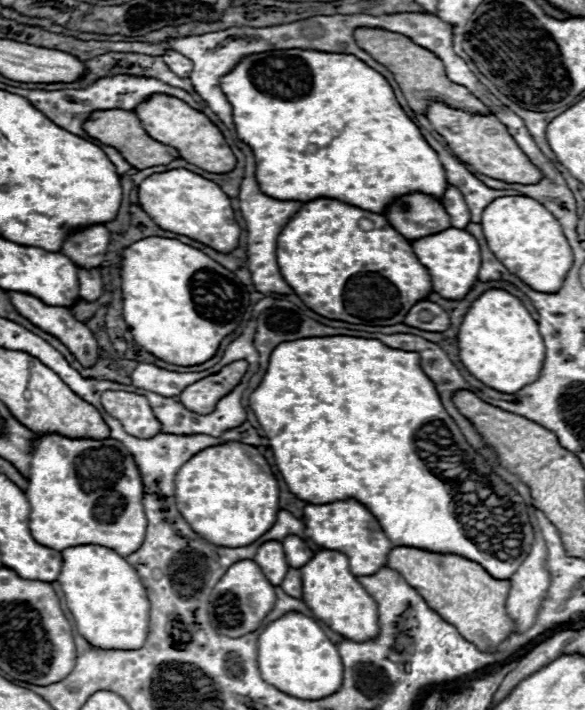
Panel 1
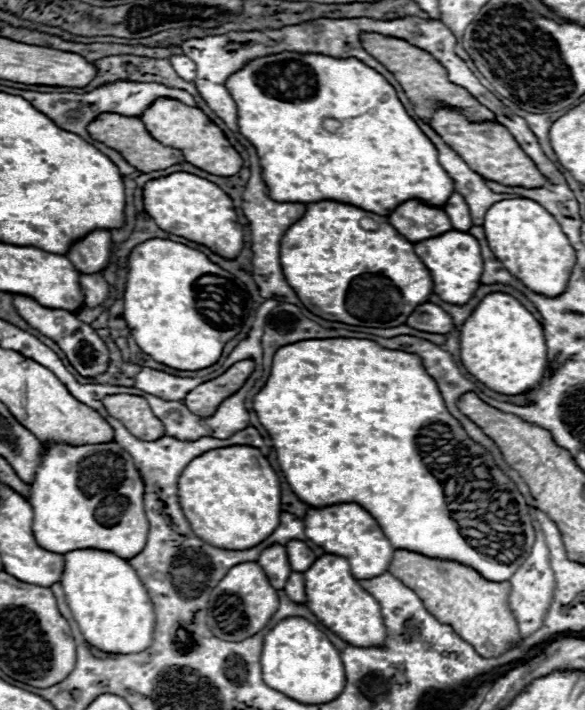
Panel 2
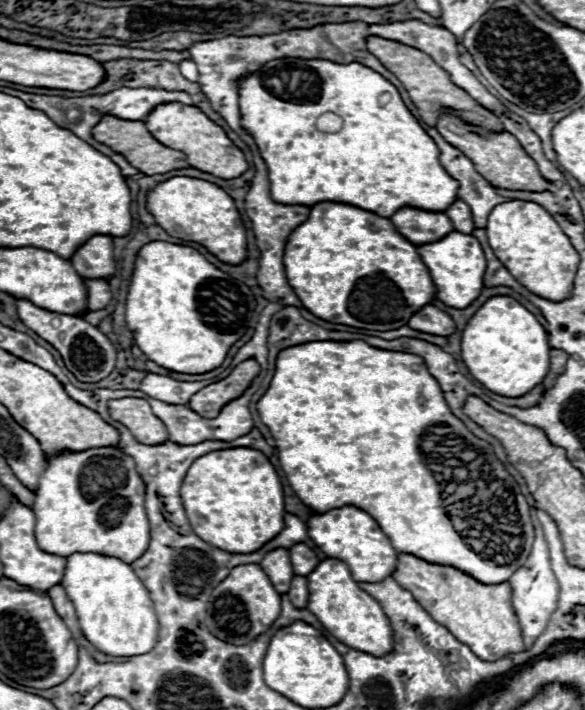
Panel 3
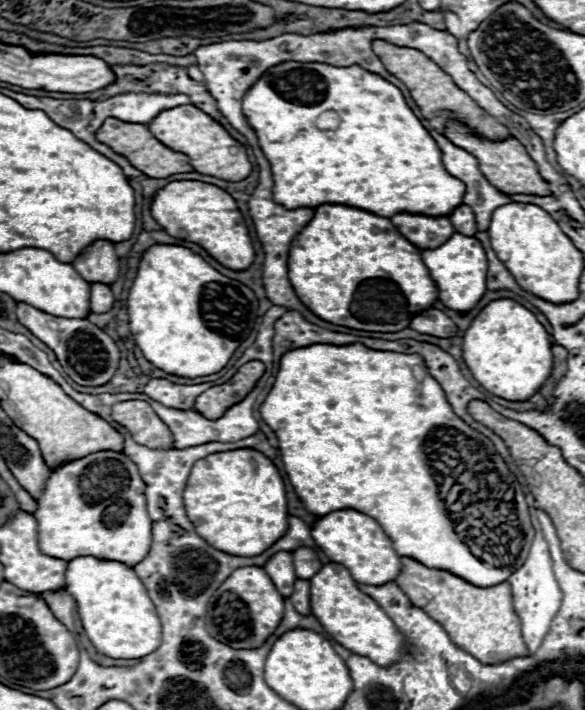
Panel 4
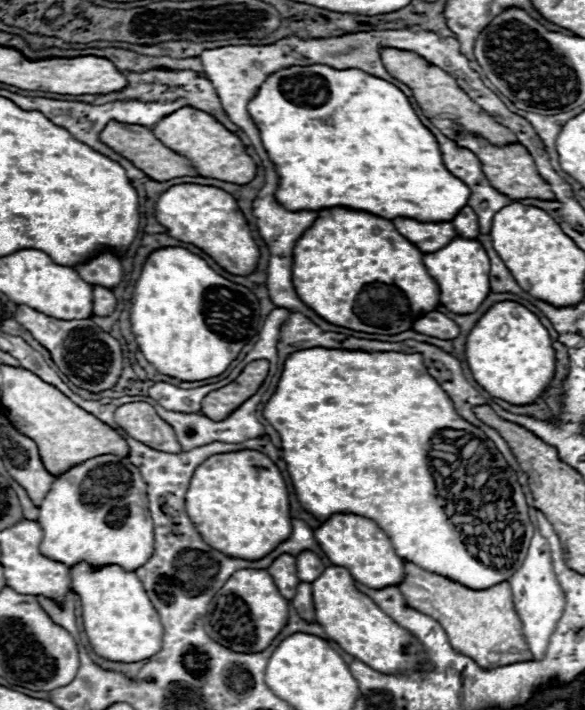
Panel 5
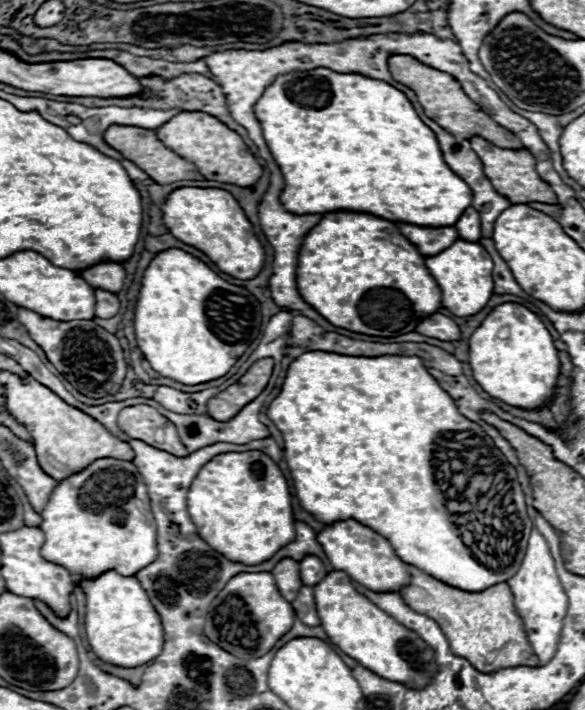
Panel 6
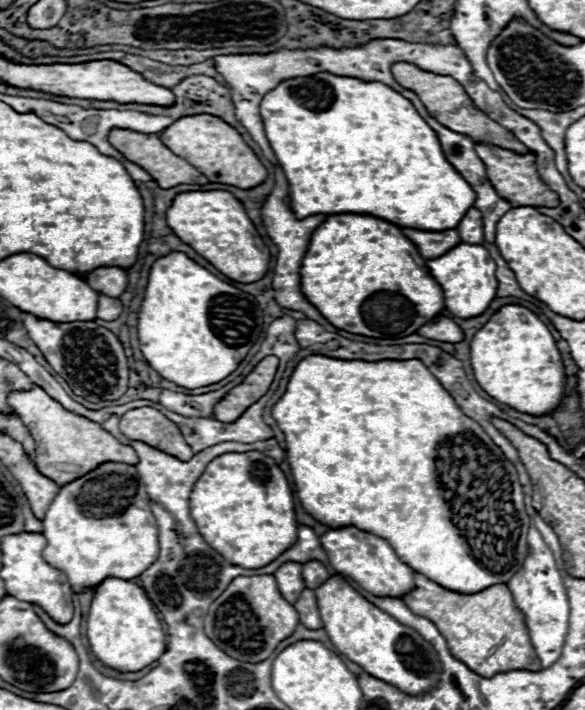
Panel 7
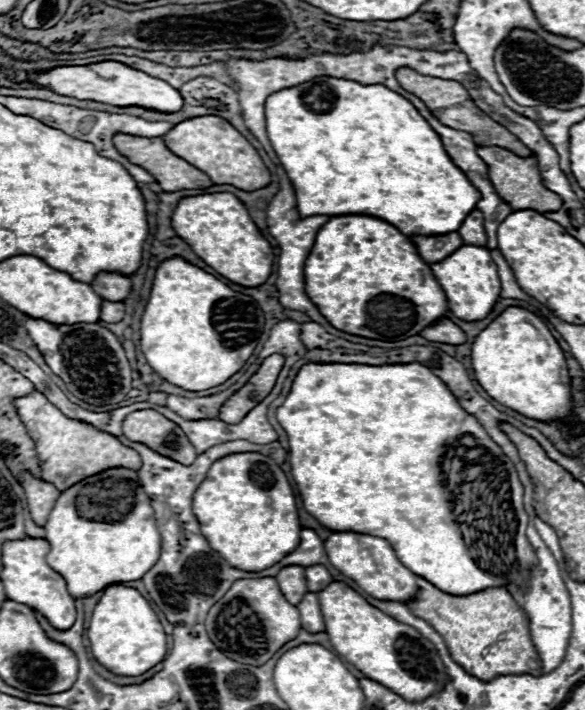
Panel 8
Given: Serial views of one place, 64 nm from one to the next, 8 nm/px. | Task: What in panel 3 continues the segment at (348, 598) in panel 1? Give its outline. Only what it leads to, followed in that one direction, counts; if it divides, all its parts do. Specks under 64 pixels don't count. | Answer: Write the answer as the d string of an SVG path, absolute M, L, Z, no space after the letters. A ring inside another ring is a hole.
M322 560L308 578L308 610L318 618L318 622L336 636L342 644L352 650L368 652L374 656L386 656L394 650L394 632L390 620L382 612L380 604L358 588L348 566L342 560Z

